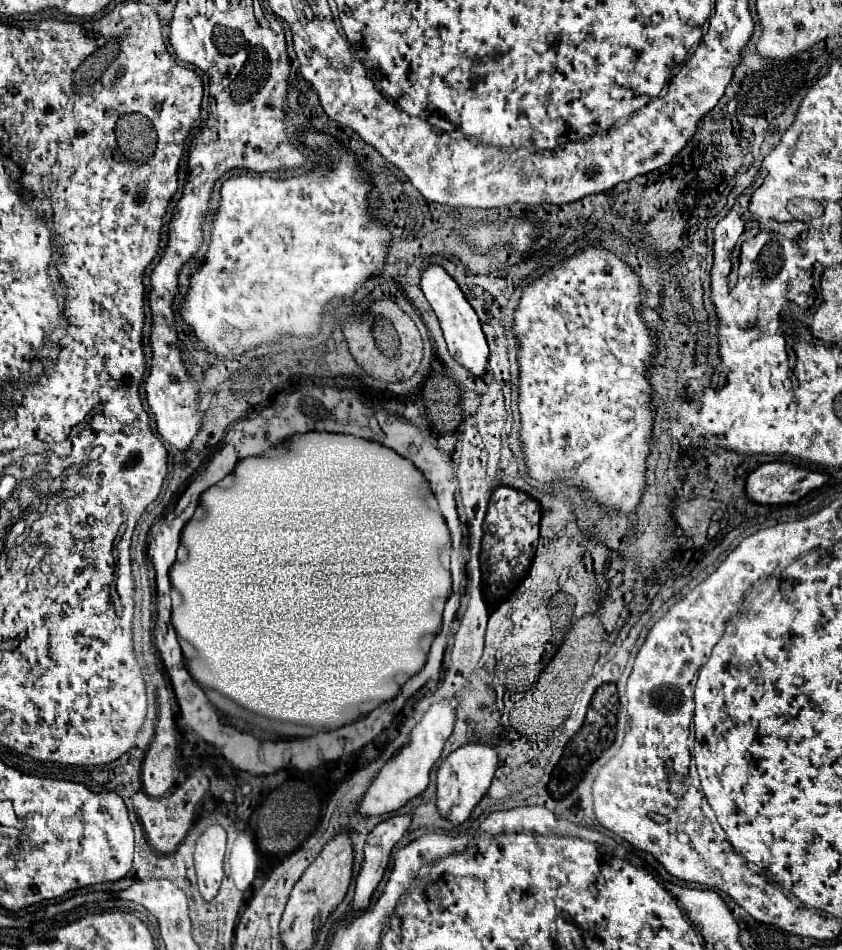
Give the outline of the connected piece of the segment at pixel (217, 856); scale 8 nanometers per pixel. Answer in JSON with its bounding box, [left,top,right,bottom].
[194,825,226,901]

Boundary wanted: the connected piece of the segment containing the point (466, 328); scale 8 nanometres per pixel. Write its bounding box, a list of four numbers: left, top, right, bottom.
[420,263,488,377]

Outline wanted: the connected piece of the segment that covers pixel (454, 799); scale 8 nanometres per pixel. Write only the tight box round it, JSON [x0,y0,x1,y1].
[436,743,500,825]

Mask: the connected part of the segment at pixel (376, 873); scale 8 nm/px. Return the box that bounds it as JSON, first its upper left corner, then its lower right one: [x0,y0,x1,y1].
[354,813,412,909]

